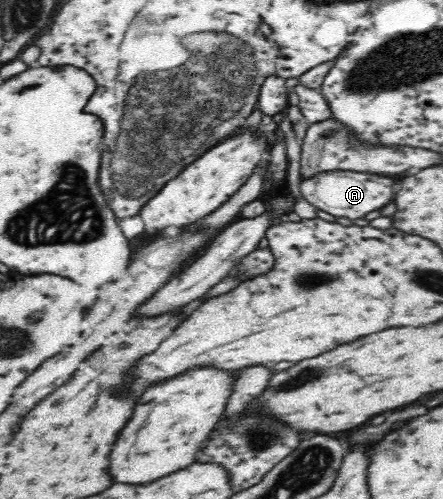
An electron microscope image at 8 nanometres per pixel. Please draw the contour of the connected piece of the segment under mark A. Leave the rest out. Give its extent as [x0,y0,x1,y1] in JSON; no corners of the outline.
[300,170,397,221]

